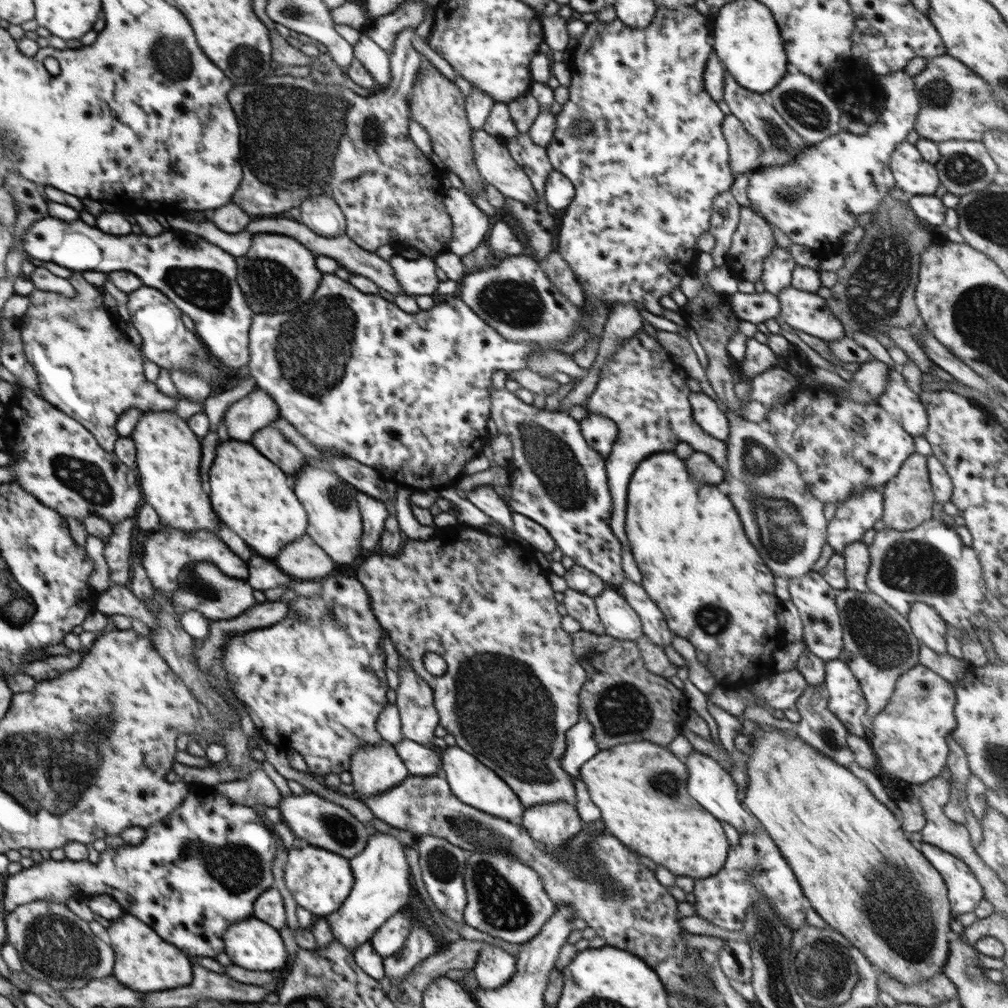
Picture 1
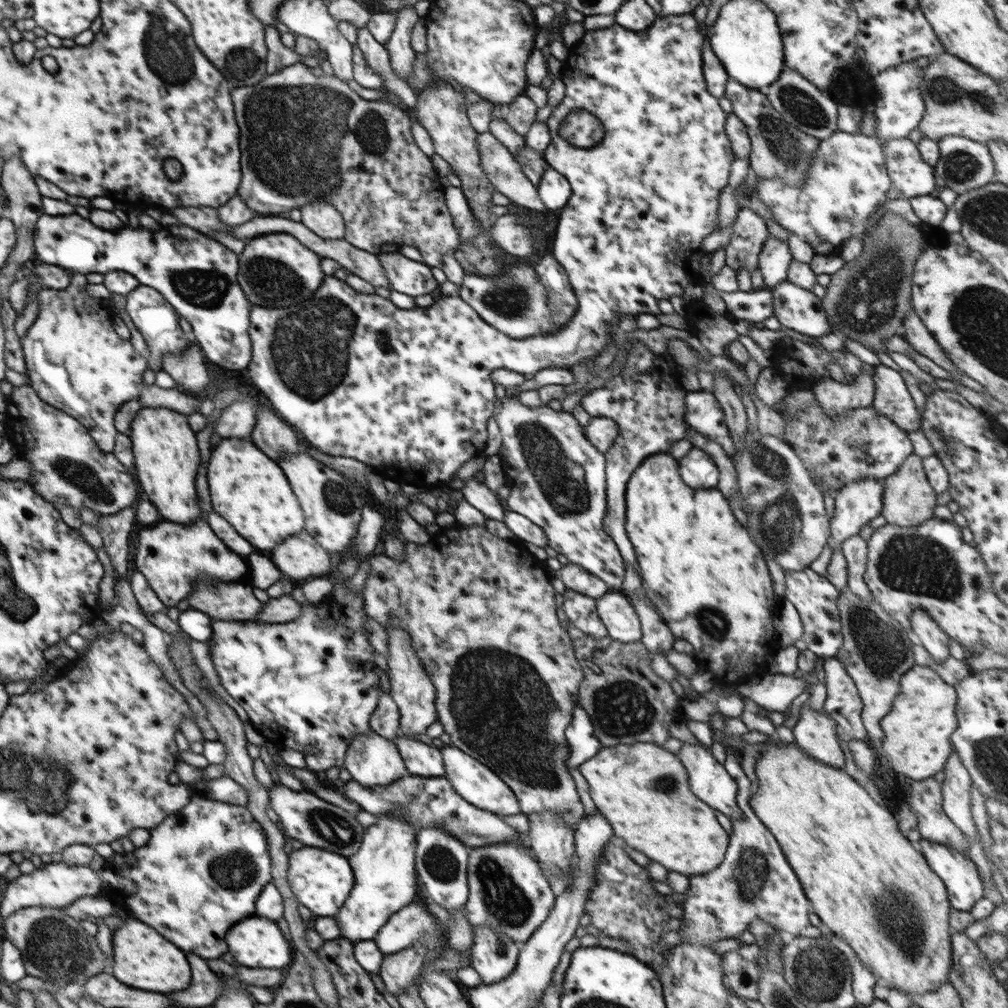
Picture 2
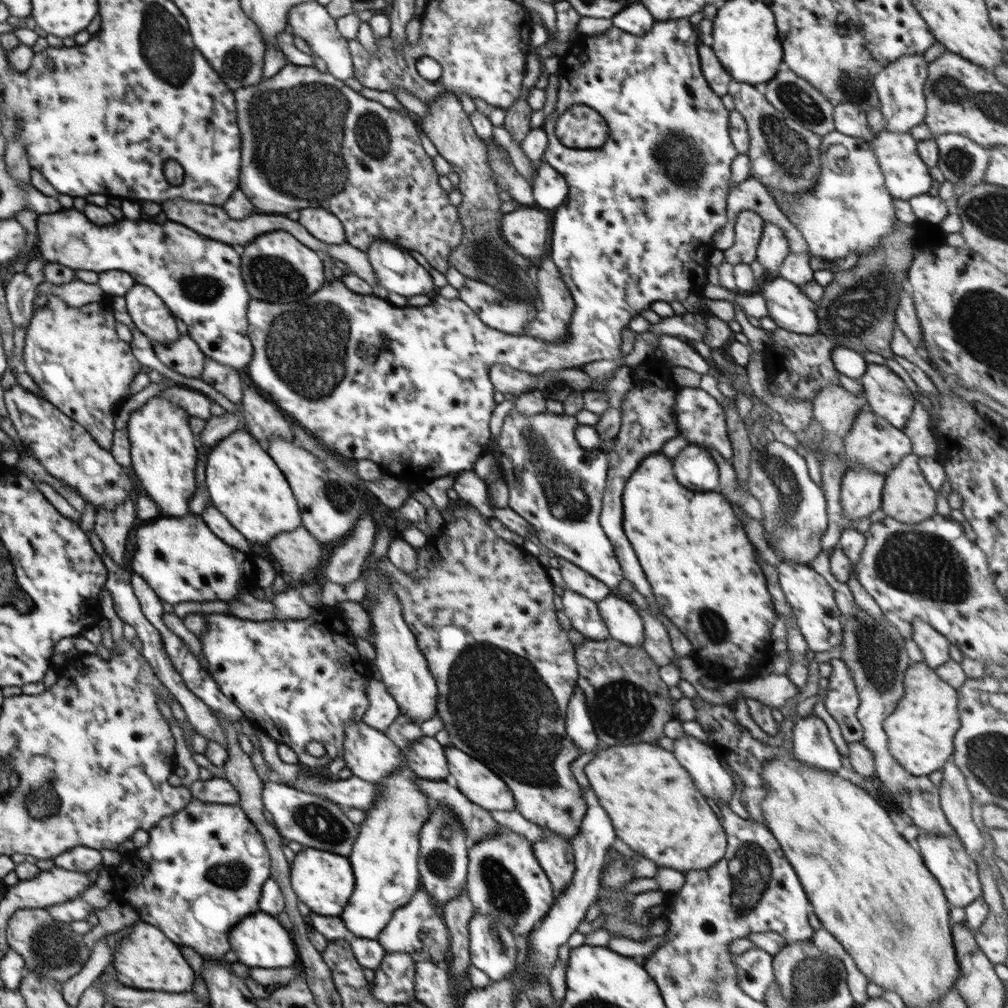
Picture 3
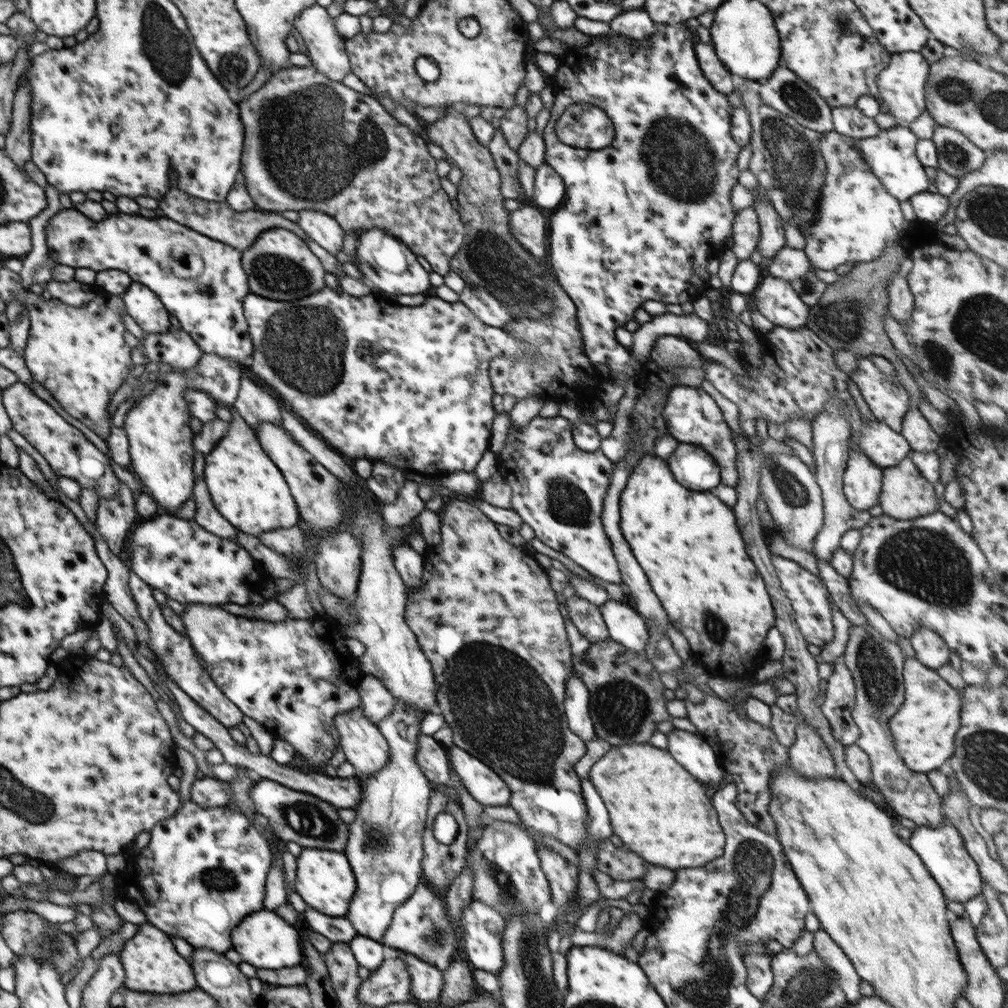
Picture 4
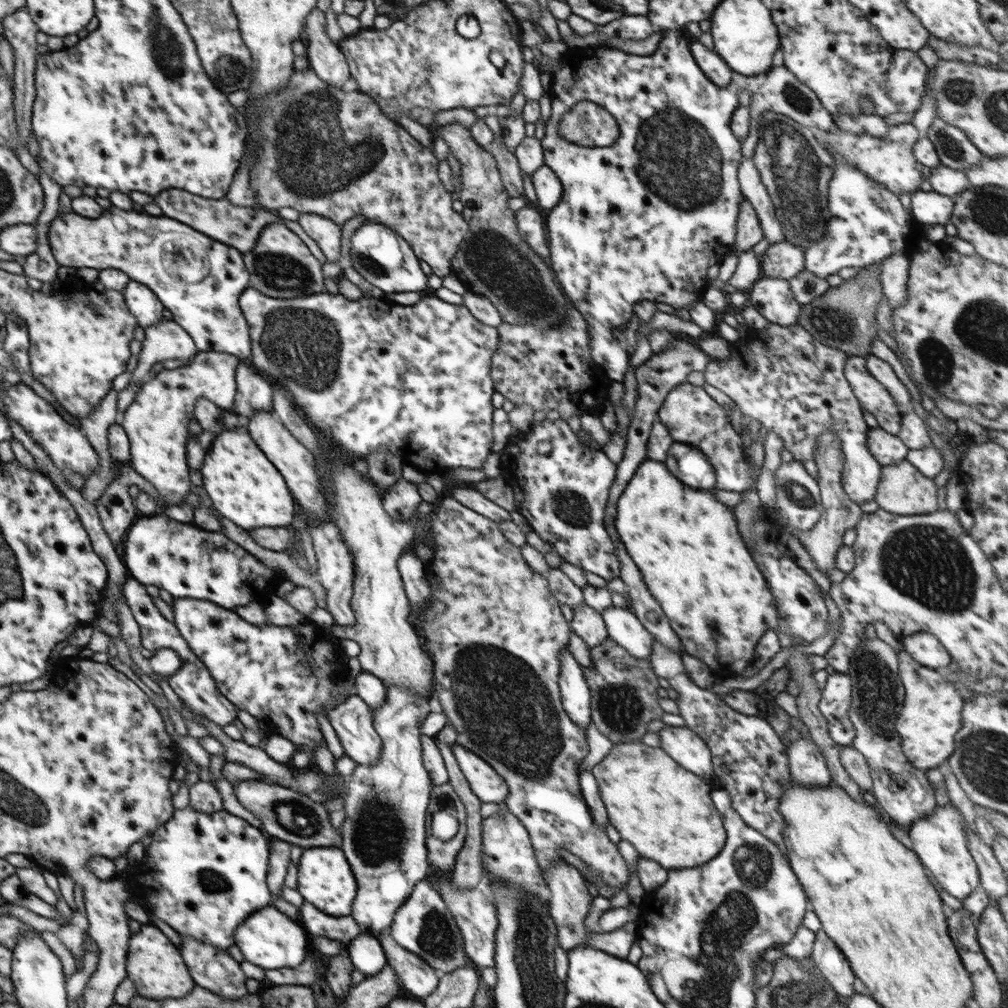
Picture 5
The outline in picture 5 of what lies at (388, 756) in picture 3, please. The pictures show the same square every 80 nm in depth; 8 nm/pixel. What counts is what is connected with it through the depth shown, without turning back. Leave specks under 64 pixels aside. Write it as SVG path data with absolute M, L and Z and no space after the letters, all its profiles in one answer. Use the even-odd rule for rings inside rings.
M352 695L327 714L345 755L358 765L380 760L383 742L374 728L373 713L360 696Z

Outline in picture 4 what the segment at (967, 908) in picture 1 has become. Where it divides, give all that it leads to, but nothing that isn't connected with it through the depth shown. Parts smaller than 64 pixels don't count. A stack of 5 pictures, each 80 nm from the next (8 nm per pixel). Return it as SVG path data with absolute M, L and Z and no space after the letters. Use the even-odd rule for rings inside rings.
M943 815L942 825L938 828L932 826L913 826L914 832L909 840L909 846L918 854L924 867L935 882L940 886L944 897L952 902L967 903L974 897L986 892L978 866L968 855L964 847L962 835Z

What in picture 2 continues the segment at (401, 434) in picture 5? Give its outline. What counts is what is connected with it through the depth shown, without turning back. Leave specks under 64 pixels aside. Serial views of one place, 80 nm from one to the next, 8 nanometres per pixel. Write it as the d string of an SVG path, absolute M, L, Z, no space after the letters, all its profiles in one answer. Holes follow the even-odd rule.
M678 14L678 16L657 16L655 21L641 31L633 31L620 23L614 23L607 28L585 31L584 36L570 49L566 62L573 68L562 81L566 93L559 105L553 109L552 115L546 120L551 134L550 145L544 150L545 161L554 170L558 171L571 184L572 194L567 205L562 208L552 256L566 271L570 284L573 286L578 299L578 308L560 332L548 336L531 336L530 339L510 339L497 328L491 327L482 317L459 295L455 297L444 296L434 301L432 306L416 307L416 309L400 309L390 299L374 294L362 294L354 290L346 281L338 280L334 275L325 275L320 288L314 292L310 300L303 300L298 306L281 308L264 308L253 305L251 307L250 339L252 348L252 361L247 367L248 374L256 388L265 394L274 407L276 414L296 430L302 440L308 442L323 453L332 456L345 456L355 458L367 464L384 478L403 484L407 488L428 488L444 484L452 479L455 472L462 468L471 458L483 454L486 448L488 420L493 416L499 400L496 398L494 384L491 376L493 371L519 373L522 376L534 376L545 368L567 368L576 366L582 360L594 360L596 356L604 355L604 350L614 348L613 332L616 321L620 315L648 313L662 315L658 308L658 301L669 300L672 296L682 296L688 284L703 286L700 259L711 256L710 251L702 251L702 241L711 232L718 228L718 199L723 188L729 183L730 165L736 158L732 151L729 138L725 133L725 120L727 114L708 92L703 75L703 46L707 44L703 25L691 14ZM575 110L587 110L594 115L603 126L603 137L592 148L576 148L566 137L560 133L561 122Z

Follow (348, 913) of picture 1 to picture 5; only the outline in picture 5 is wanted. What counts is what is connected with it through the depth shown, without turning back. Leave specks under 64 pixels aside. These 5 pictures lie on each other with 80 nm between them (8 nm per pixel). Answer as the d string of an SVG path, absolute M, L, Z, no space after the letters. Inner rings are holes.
M386 684L385 703L373 713L373 725L383 745L380 760L376 764L357 765L346 779L347 792L343 797L346 811L345 822L341 825L340 836L348 864L357 880L357 896L352 906L352 918L358 923L360 932L373 937L379 936L394 922L394 915L406 903L414 886L431 875L428 861L427 810L434 784L422 762L421 728L424 719L431 713L428 699L417 696L409 688L398 688L397 684Z

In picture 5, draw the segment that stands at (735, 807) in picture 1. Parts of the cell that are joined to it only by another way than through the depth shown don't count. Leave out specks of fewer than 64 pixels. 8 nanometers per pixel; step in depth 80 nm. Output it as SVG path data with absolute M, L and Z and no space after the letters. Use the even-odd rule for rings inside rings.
M666 725L660 732L660 748L676 760L682 768L712 780L714 773L709 746L687 726Z

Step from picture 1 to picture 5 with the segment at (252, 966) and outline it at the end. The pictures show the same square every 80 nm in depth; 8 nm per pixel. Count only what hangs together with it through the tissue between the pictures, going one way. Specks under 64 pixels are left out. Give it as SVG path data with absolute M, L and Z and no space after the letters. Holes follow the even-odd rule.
M272 904L254 911L234 933L234 942L242 950L244 960L265 970L295 968L302 964L306 958L306 948L312 948L308 938L308 932L304 932L294 920L290 920Z

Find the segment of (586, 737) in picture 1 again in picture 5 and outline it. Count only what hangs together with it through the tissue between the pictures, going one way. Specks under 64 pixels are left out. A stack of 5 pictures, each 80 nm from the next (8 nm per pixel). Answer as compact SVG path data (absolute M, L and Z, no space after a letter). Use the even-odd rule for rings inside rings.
M567 648L561 652L560 662L559 687L563 708L574 724L586 731L591 723L591 681Z

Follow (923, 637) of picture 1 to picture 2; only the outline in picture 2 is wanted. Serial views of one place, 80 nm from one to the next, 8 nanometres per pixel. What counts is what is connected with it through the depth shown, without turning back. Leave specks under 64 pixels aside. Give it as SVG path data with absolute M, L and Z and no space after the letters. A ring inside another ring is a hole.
M920 607L911 612L911 630L914 638L932 655L935 661L942 662L950 656L948 633Z

